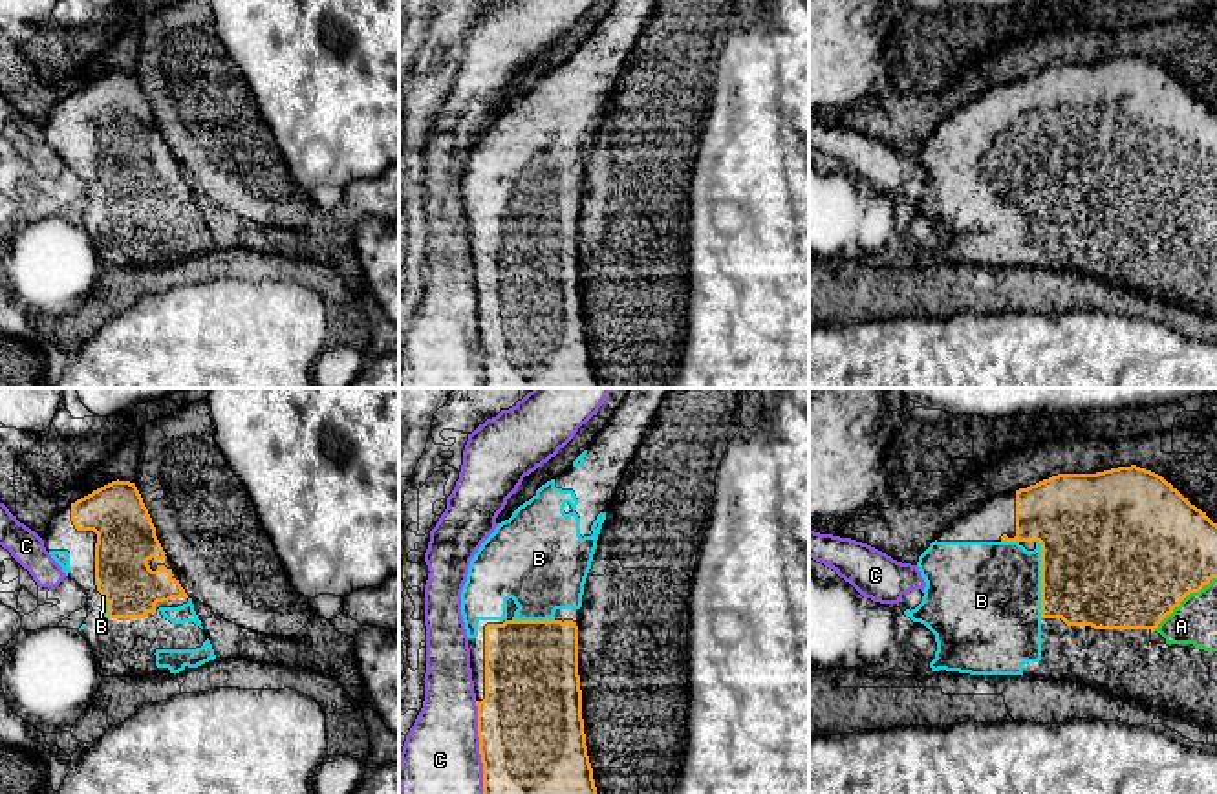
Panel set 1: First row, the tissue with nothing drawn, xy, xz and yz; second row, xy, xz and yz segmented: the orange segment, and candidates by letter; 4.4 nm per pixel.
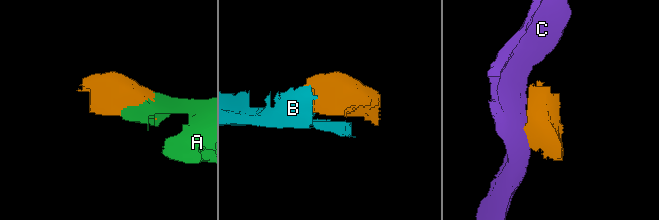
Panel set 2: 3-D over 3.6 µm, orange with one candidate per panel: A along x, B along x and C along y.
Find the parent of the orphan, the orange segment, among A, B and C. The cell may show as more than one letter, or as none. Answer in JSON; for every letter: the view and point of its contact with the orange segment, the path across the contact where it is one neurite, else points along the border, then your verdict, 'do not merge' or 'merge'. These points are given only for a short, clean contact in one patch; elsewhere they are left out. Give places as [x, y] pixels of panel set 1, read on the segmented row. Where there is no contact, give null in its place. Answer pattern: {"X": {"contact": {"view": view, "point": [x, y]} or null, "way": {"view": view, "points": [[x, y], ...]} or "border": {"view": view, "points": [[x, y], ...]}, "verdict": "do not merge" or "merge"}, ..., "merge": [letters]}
{"A": {"contact": {"view": "yz", "point": [1184, 597]}, "verdict": "merge"}, "B": {"contact": {"view": "yz", "point": [1042, 579]}, "verdict": "merge"}, "C": {"contact": {"view": "xz", "point": [480, 747]}, "verdict": "do not merge"}, "merge": ["A", "B"]}

